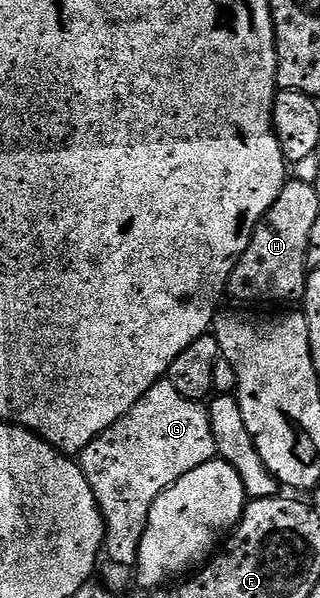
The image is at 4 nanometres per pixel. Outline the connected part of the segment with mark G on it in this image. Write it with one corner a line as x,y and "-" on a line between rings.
163,380
156,383
152,388
148,388
148,392
144,392
144,396
140,396
140,400
136,400
136,404
132,404
132,408
128,408
128,412
124,416
120,416
120,420
116,420
116,424
112,424
112,428
100,432
100,436
96,436
96,440
92,440
92,444
88,444
88,448
82,450
80,465
84,476
88,480
88,484
92,488
92,496
96,496
96,504
102,513
102,523
106,525
106,540
104,543
105,557
119,564
128,565
131,568
137,567
138,557
140,556
140,540
146,531
148,516
152,512
152,504
154,501
156,501
168,487
172,484
176,484
176,480
180,480
180,476
188,476
188,472
192,472
192,468
200,468
200,464
208,464
209,462
215,461
217,453
216,440
212,436
209,409
201,402
193,402
184,396
180,396
180,392
176,392
176,388
172,388
172,384
169,380

